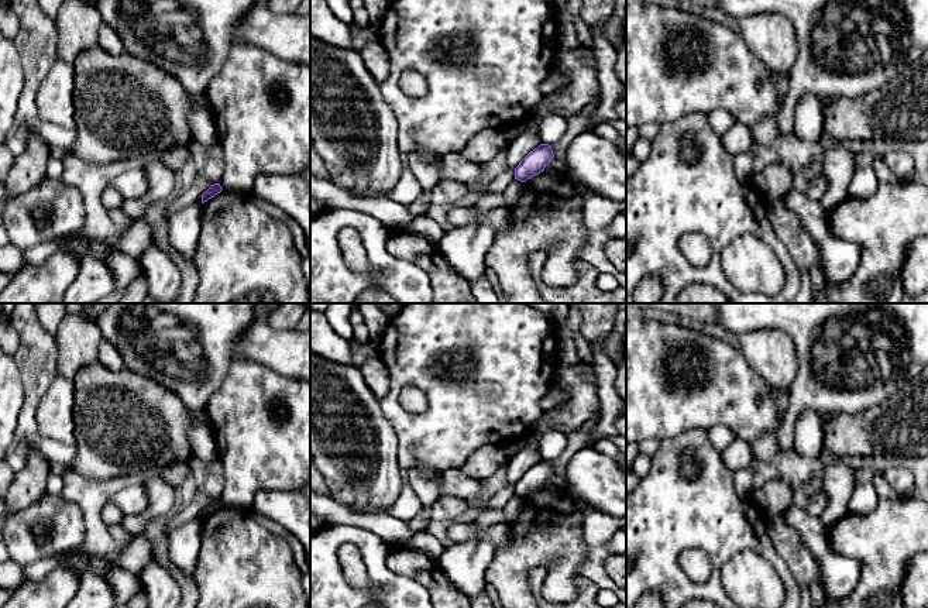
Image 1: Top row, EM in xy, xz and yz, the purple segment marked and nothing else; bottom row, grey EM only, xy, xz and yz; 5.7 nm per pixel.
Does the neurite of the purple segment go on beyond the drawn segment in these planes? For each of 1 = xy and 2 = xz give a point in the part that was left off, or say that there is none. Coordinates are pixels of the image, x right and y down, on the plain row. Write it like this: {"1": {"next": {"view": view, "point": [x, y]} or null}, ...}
{"1": {"next": null}, "2": {"next": null}}

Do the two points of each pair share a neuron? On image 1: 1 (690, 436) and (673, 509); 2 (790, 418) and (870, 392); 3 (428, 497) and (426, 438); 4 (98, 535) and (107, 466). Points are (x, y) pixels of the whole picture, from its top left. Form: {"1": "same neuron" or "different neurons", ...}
{"1": "same neuron", "2": "same neuron", "3": "different neurons", "4": "different neurons"}

